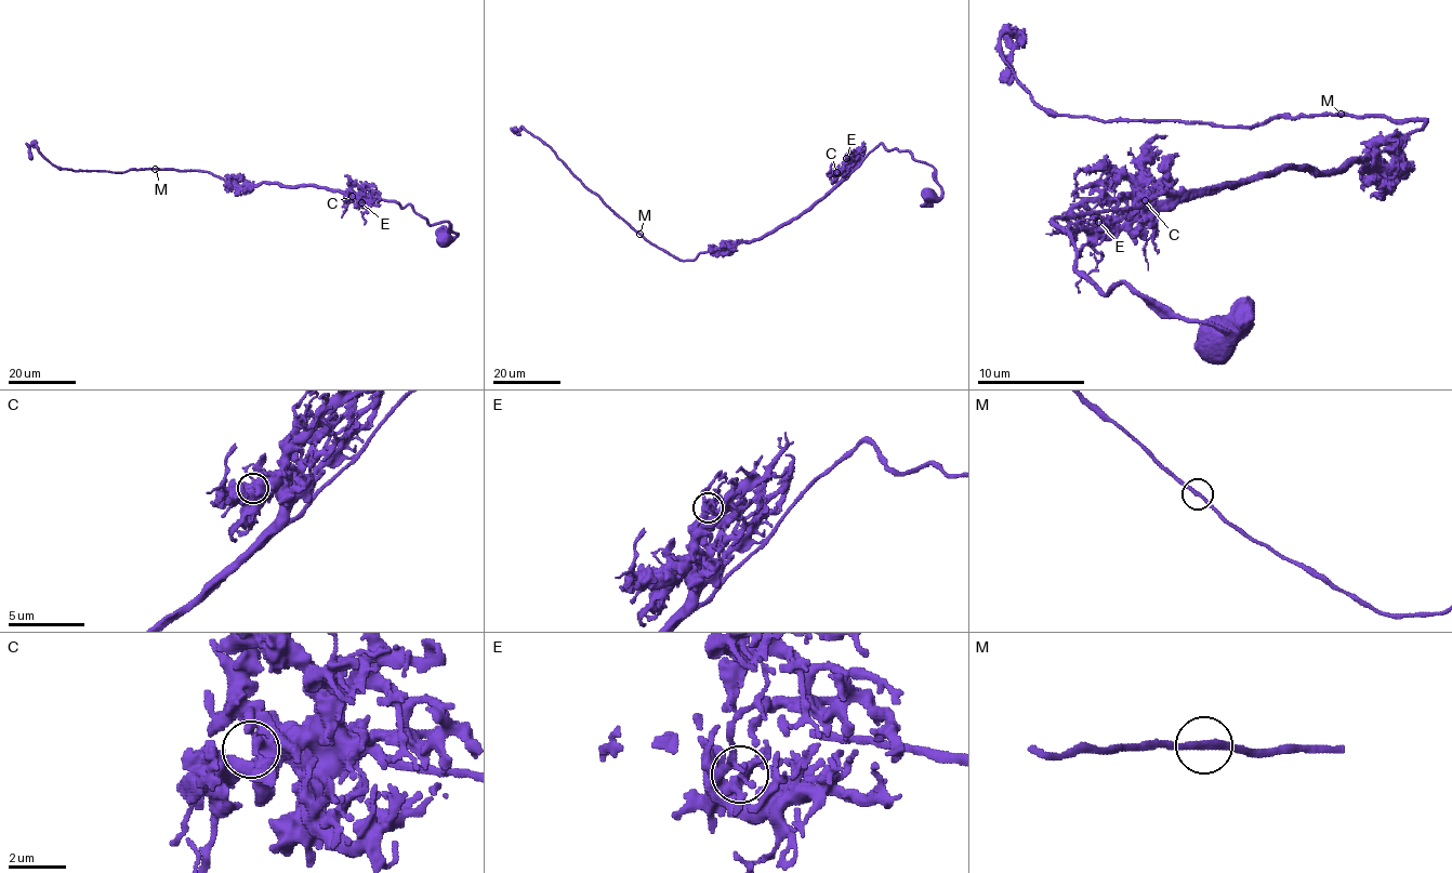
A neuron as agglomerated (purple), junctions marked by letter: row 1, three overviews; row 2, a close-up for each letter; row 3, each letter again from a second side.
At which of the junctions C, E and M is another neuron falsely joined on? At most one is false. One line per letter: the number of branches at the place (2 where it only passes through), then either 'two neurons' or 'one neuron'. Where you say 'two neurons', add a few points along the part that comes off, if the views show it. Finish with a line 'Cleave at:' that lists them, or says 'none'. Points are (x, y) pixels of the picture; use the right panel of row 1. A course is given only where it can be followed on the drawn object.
C: 2 branches meet; one neuron
E: 3 branches meet; one neuron
M: 2 branches meet; one neuron
Cleave at: none

